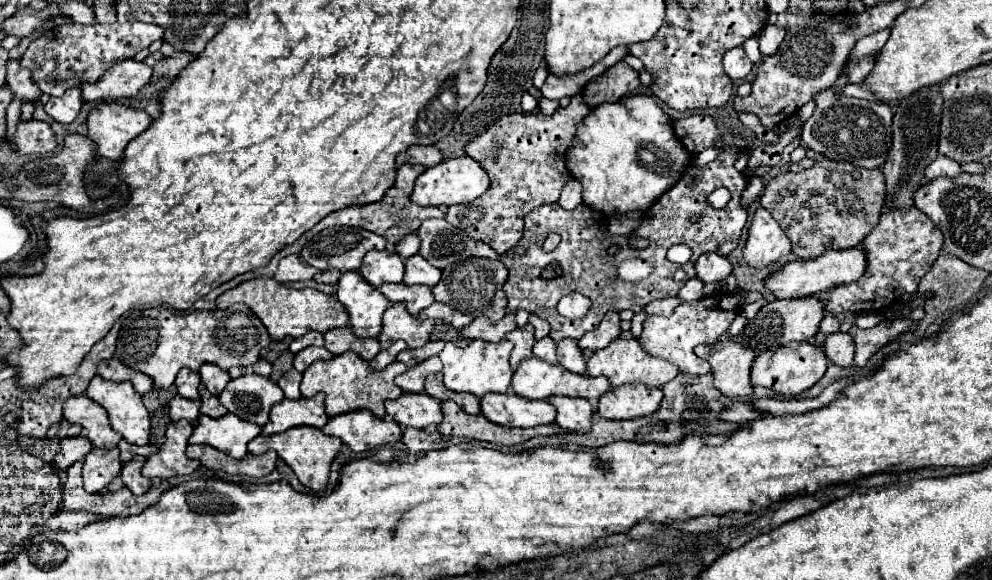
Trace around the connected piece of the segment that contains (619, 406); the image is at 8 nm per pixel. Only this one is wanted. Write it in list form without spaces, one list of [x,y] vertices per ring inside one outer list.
[[[626,384],[612,388],[600,398],[598,414],[608,420],[630,420],[652,416],[662,402],[662,388],[648,388],[644,384]]]

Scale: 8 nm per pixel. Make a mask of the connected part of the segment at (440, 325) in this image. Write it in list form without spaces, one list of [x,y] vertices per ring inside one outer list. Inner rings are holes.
[[[442,320],[434,322],[434,330],[430,334],[430,340],[450,340],[456,346],[466,346],[468,344],[468,338],[464,338],[458,328],[454,328],[454,326],[450,326],[450,324],[442,322]]]

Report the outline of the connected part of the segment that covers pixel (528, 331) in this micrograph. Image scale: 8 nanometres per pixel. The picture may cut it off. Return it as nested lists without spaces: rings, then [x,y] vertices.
[[[526,324],[522,328],[516,328],[506,338],[510,342],[514,342],[514,350],[510,354],[510,366],[516,370],[522,360],[532,358],[532,346],[536,342],[536,338],[534,338],[534,326]]]

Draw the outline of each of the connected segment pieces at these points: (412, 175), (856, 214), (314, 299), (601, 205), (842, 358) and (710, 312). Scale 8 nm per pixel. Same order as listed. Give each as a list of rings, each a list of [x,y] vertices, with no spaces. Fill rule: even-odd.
[[[404,164],[402,168],[398,168],[398,176],[396,176],[396,184],[394,184],[394,186],[402,188],[402,190],[410,196],[416,178],[418,178],[424,170],[426,170],[426,166],[422,166],[422,164],[414,164],[414,166],[412,166],[412,164]]]
[[[820,160],[810,170],[798,174],[786,172],[772,178],[760,194],[760,204],[770,210],[774,220],[784,228],[792,242],[792,252],[800,260],[810,260],[828,248],[844,250],[862,244],[862,240],[870,234],[880,218],[880,208],[884,204],[884,176],[880,170],[854,168],[852,164],[846,168],[846,164],[838,164],[834,160]]]
[[[274,278],[246,280],[242,284],[238,284],[236,288],[220,294],[218,300],[216,300],[216,306],[218,308],[228,308],[236,302],[244,302],[246,306],[250,306],[254,310],[254,314],[262,320],[262,324],[266,326],[272,340],[282,340],[286,336],[300,338],[310,330],[316,330],[316,332],[324,334],[332,328],[342,328],[342,326],[348,324],[348,312],[336,300],[336,296],[324,294],[320,290],[314,290],[314,288],[294,290],[294,288],[288,288],[280,282],[276,282]]]
[[[636,94],[614,104],[600,104],[594,108],[578,126],[570,150],[566,152],[566,168],[582,184],[582,200],[586,206],[604,212],[632,212],[648,210],[662,192],[670,190],[690,164],[690,152],[676,138],[672,130],[672,120],[662,112],[662,108],[648,96]]]
[[[836,332],[826,336],[824,340],[824,354],[830,362],[838,366],[852,366],[854,364],[854,342],[850,334]]]
[[[736,288],[736,292],[724,292],[722,296],[706,296],[694,302],[682,302],[670,316],[648,316],[644,320],[644,330],[638,342],[648,354],[666,358],[684,374],[706,374],[710,372],[710,364],[698,358],[694,354],[694,348],[698,344],[716,344],[716,340],[728,330],[734,318],[740,316],[742,292],[742,288]]]

